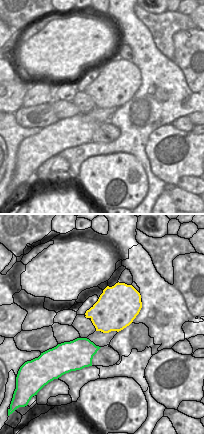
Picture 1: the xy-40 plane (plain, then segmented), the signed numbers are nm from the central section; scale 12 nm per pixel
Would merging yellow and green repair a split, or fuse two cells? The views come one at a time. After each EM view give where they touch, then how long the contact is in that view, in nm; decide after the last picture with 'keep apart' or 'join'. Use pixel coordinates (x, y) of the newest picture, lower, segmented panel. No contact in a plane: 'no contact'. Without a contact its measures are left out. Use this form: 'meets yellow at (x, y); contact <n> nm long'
no contact

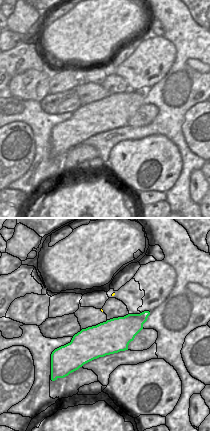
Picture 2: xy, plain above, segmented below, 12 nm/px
no contact

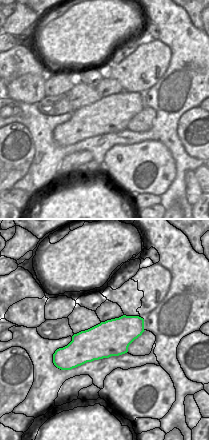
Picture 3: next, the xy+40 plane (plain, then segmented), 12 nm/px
no contact

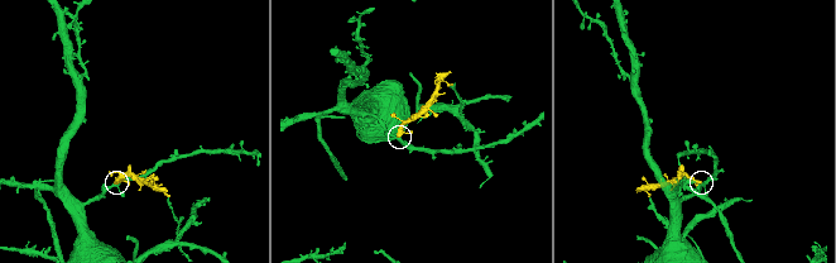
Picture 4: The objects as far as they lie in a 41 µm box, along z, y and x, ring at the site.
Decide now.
keep apart

